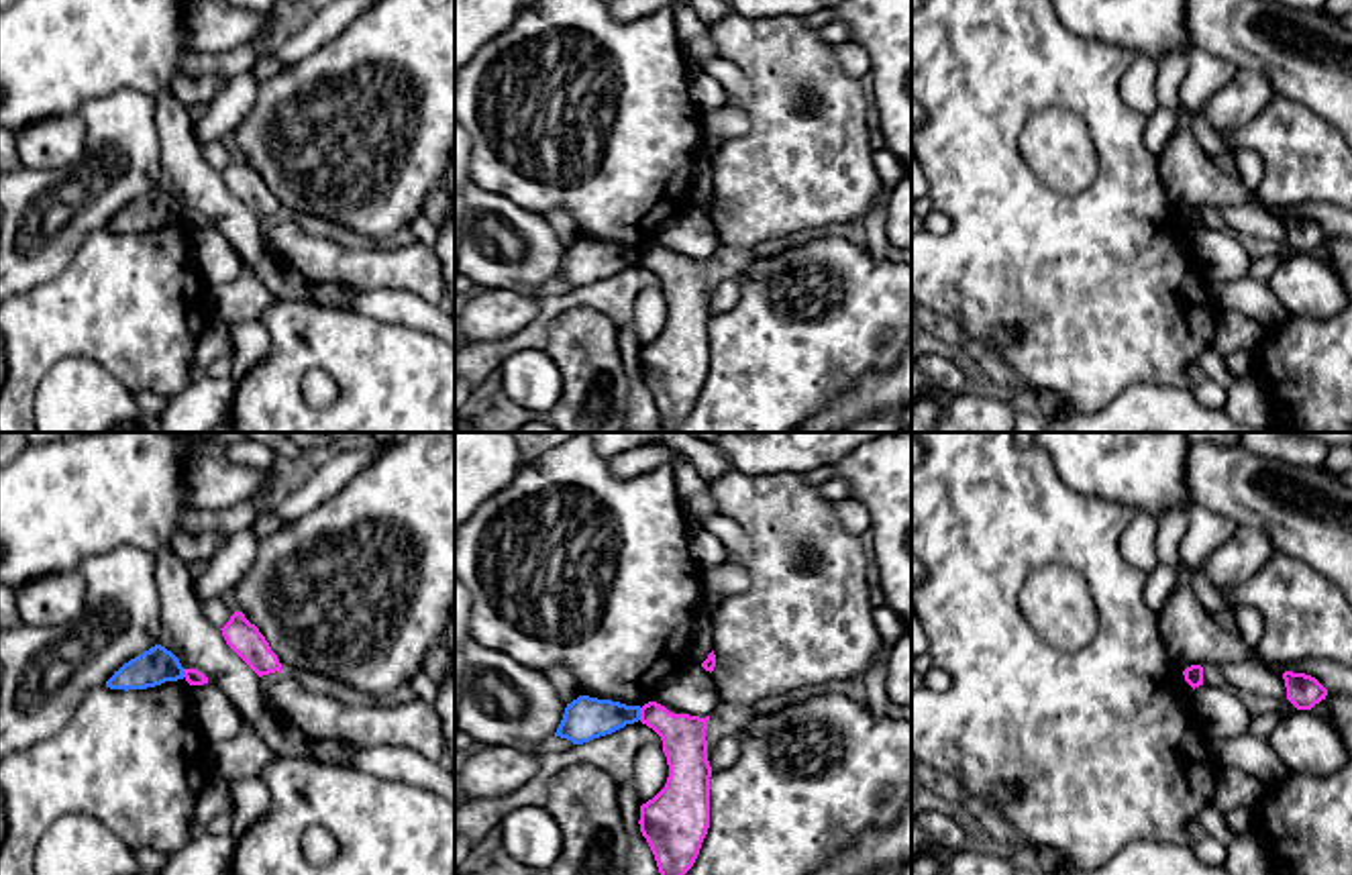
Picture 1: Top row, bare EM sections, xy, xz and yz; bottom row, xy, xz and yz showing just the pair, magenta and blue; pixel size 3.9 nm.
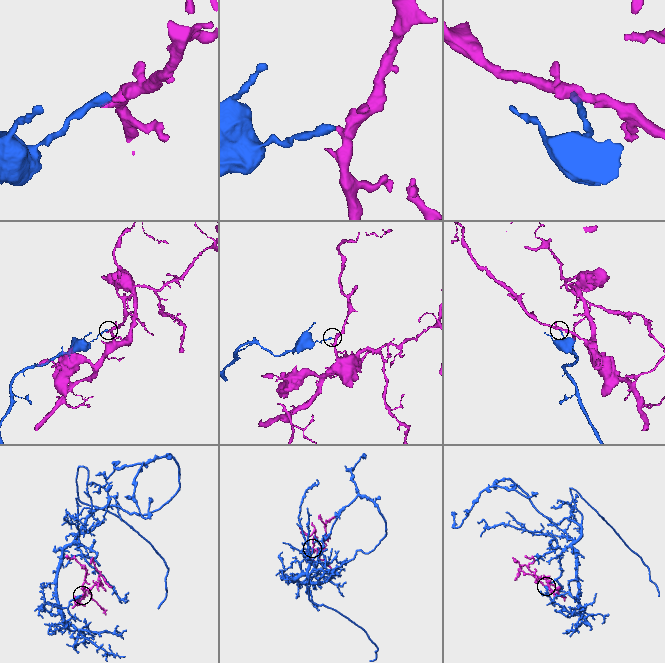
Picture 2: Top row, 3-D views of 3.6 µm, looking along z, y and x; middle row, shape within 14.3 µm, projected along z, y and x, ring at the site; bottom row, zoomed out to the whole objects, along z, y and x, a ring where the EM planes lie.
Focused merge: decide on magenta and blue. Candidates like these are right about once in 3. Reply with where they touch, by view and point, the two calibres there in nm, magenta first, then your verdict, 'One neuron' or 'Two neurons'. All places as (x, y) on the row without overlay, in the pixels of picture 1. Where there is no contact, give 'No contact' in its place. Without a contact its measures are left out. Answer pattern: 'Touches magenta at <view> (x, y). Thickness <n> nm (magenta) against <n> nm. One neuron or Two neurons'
Touches magenta at xz (641, 258). Thickness 180 nm (magenta) against 170 nm. Two neurons

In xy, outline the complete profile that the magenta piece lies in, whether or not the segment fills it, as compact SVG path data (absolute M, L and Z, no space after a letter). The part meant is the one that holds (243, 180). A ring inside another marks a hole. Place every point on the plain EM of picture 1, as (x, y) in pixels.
M235 155L220 171L226 188L259 218L281 216L281 206L265 179L243 155Z

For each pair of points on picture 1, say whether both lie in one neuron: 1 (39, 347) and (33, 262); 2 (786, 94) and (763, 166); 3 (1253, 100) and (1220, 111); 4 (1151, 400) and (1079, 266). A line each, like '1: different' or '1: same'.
1: different
2: same
3: same
4: different

